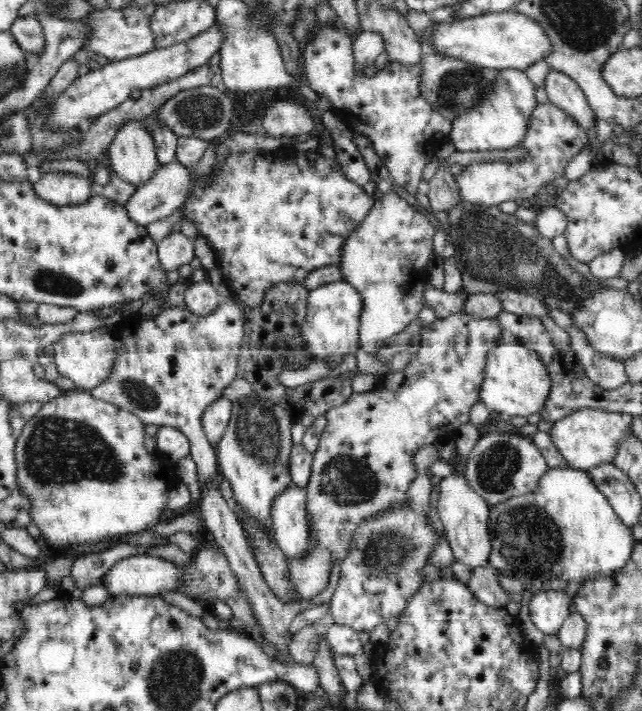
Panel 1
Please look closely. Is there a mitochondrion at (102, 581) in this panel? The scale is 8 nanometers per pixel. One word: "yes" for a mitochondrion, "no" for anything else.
no

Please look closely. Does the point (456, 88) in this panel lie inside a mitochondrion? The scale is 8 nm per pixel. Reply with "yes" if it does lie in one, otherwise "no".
yes

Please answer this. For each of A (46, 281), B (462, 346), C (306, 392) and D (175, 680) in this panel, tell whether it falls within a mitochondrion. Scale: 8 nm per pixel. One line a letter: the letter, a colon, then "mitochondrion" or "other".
A: mitochondrion
B: other
C: other
D: mitochondrion

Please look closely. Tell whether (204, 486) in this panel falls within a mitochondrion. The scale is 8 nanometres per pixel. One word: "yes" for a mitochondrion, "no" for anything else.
no

